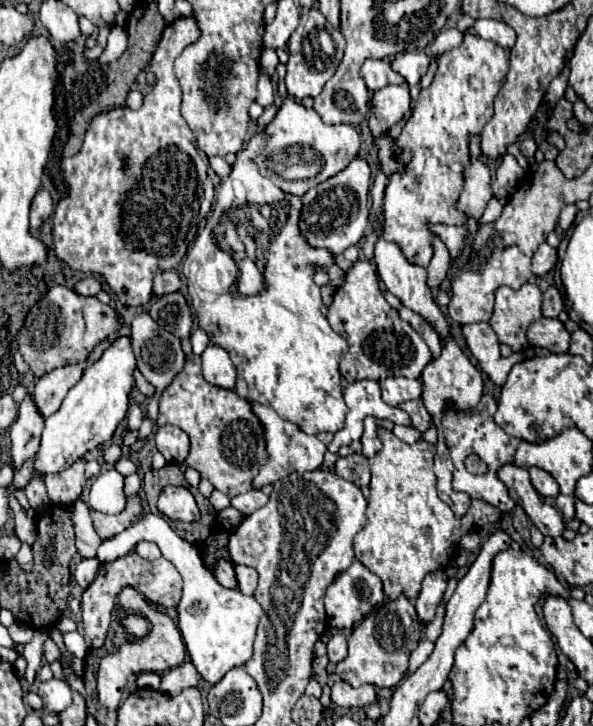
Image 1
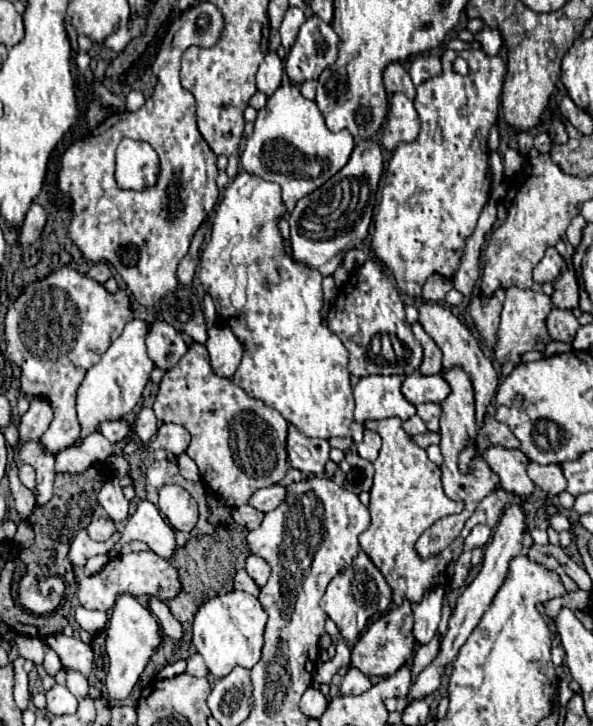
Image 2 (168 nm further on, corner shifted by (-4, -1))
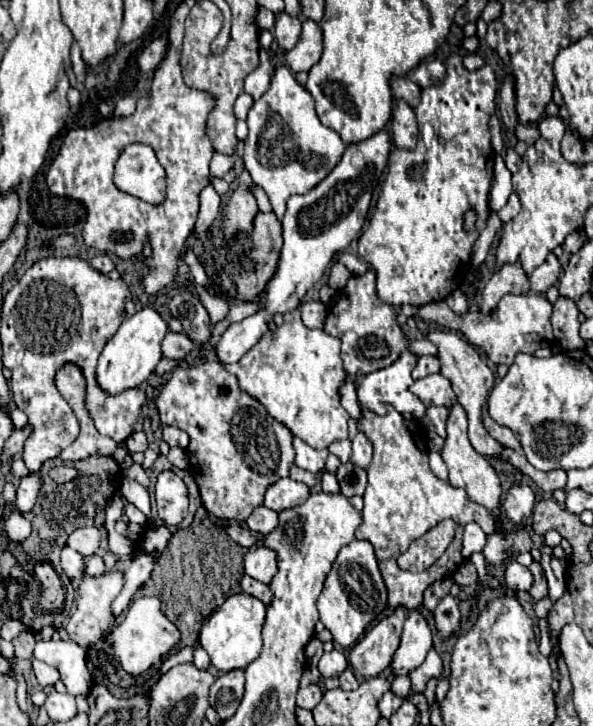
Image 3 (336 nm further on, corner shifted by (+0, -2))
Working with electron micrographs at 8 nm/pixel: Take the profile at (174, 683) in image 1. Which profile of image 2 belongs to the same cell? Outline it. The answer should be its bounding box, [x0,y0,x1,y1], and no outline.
[187,653,209,677]

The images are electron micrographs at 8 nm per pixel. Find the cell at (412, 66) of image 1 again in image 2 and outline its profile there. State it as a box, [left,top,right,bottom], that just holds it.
[409,55,441,85]

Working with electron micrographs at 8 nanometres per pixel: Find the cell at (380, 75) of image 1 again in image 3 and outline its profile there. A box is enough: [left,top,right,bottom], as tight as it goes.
[391,76,421,108]

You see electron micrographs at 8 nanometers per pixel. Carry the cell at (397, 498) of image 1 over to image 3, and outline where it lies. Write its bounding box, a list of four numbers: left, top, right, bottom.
[355,406,495,610]

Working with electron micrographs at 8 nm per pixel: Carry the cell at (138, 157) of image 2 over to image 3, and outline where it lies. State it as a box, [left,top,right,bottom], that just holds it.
[115,142,165,202]

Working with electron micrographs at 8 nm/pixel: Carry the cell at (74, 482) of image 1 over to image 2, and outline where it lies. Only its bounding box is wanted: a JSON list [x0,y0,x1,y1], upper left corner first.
[55,431,113,473]

